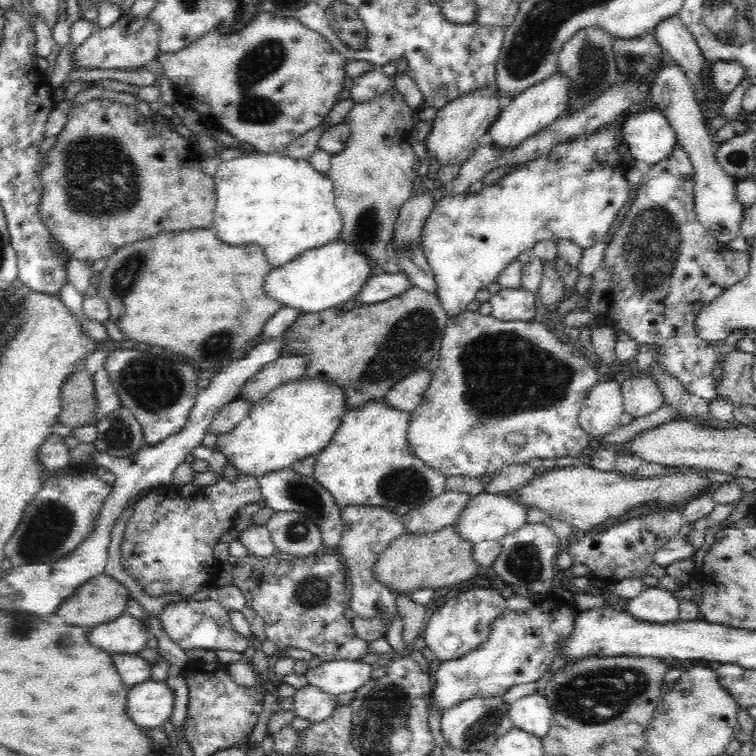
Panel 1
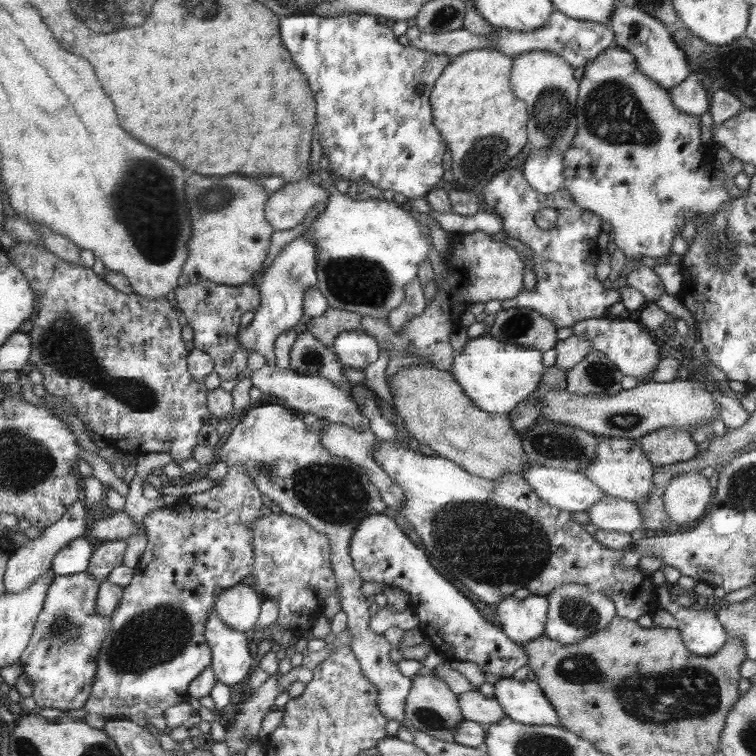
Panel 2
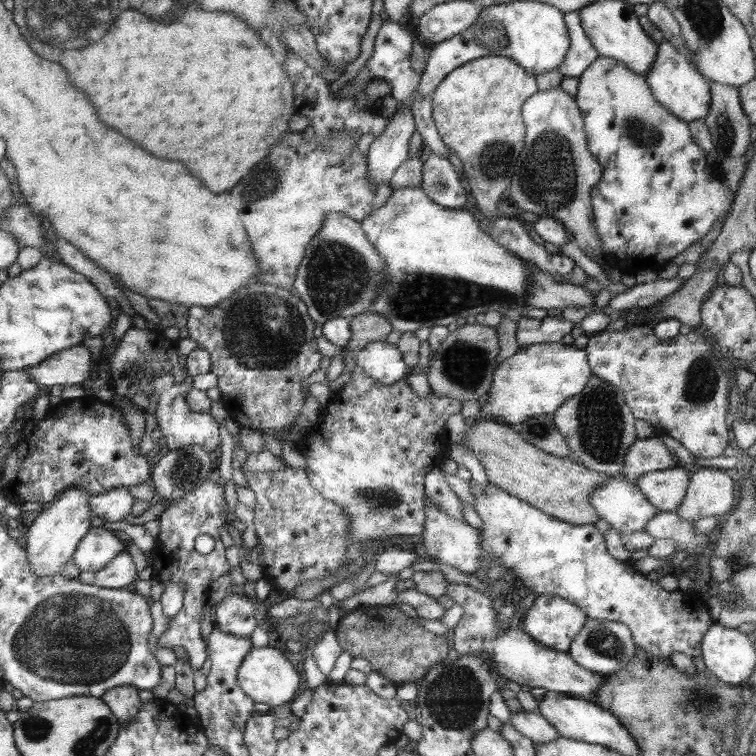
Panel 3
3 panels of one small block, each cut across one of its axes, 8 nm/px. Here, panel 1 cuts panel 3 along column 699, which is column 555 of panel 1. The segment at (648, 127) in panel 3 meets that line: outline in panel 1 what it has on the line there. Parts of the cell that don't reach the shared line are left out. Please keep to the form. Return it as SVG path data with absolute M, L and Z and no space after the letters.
M600 128L596 134L584 134L572 142L558 144L548 154L534 158L526 166L520 164L522 168L503 176L496 186L482 188L480 194L473 192L453 196L434 204L424 224L419 247L435 275L436 296L448 313L448 318L466 310L478 290L496 281L510 260L516 260L523 251L532 250L534 244L543 240L554 242L566 239L572 240L581 249L587 249L602 240L629 196L630 188L624 172L614 168L618 166L618 144L620 142L616 142L612 132Z

